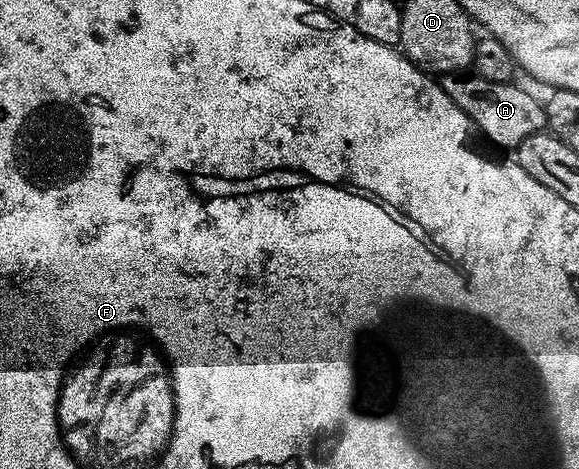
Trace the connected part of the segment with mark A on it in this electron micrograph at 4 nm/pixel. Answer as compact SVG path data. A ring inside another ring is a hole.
M463 72L446 73L439 83L447 96L467 114L474 129L501 148L516 150L524 140L531 138L531 134L546 131L544 103L536 100L527 89L520 88L520 83L487 82L487 78Z

